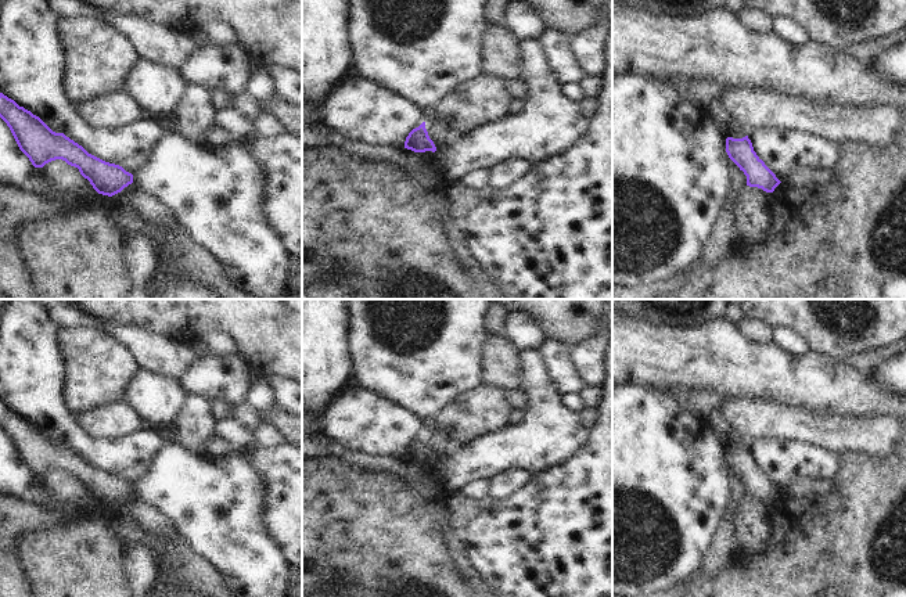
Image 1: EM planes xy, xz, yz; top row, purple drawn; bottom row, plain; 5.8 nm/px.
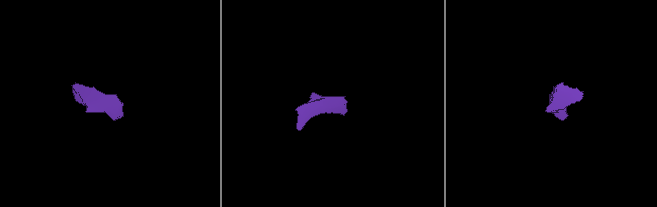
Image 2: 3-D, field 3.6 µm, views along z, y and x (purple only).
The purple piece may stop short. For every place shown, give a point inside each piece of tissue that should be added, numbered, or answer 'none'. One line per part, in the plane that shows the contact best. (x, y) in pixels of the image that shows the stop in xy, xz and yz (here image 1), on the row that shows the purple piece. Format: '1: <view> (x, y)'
none

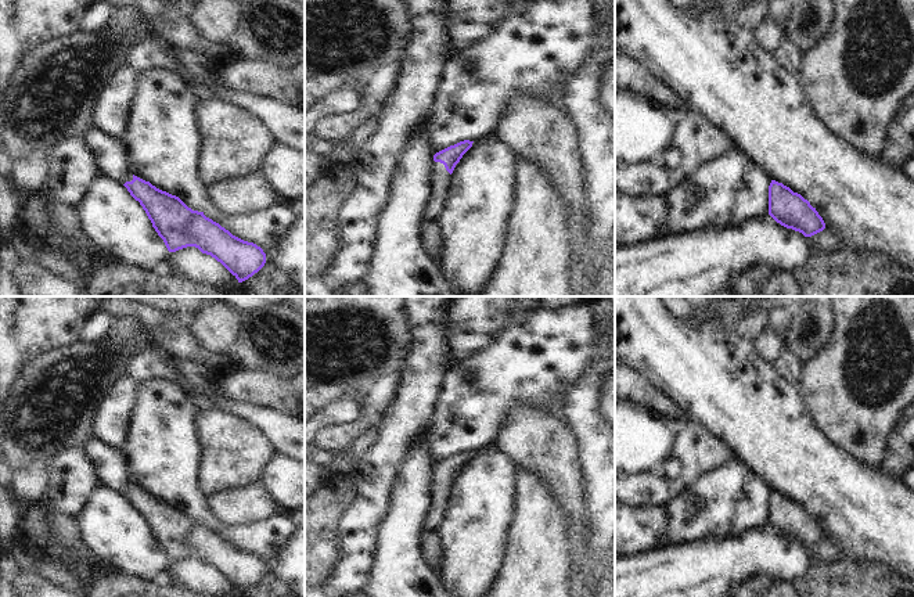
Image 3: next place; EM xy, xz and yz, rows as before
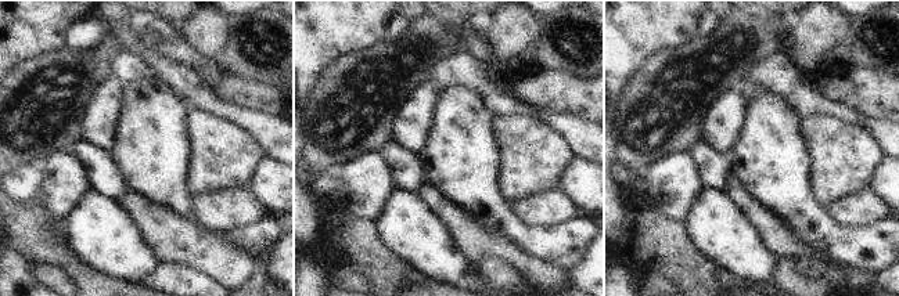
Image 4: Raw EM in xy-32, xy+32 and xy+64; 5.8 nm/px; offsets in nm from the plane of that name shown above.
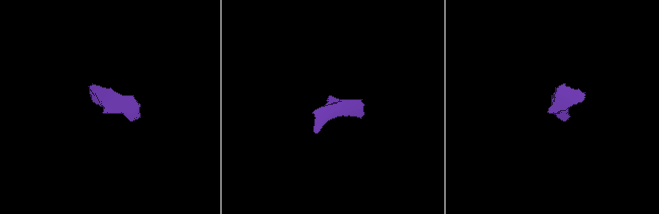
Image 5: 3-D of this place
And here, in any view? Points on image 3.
1: xz (439, 177)

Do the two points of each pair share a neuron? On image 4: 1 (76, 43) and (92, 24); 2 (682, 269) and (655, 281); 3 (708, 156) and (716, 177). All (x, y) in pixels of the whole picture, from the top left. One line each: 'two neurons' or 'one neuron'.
1: one neuron
2: two neurons
3: one neuron

